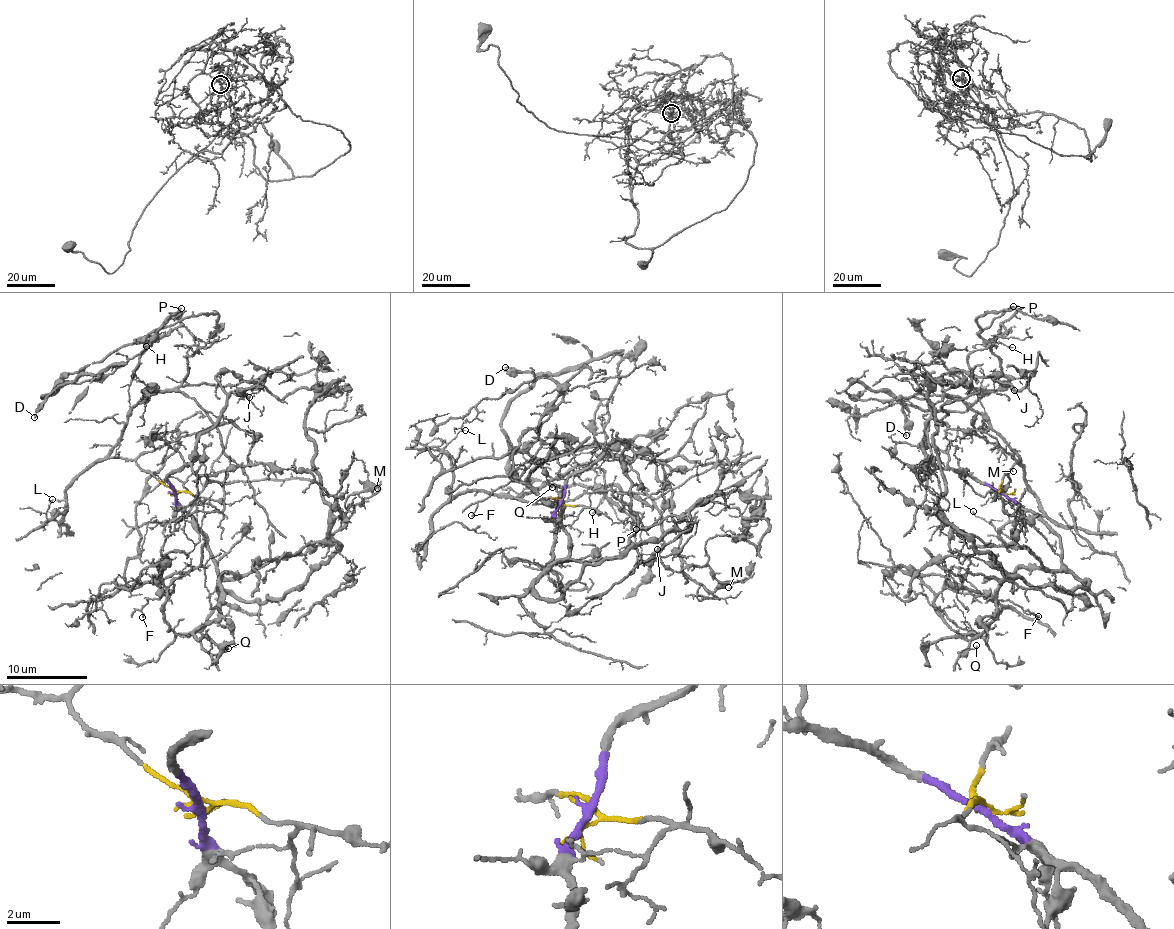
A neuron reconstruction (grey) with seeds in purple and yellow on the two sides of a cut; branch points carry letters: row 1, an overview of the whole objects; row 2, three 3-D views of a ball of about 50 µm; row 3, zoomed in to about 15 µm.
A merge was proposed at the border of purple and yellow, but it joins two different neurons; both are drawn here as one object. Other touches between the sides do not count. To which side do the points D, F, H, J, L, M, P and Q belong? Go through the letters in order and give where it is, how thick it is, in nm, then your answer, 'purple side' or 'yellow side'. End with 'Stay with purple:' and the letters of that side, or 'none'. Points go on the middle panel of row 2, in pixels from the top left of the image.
D: at (505, 367); 120 nm thick; yellow side
F: at (471, 515); 110 nm thick; purple side
H: at (592, 512); 110 nm thick; yellow side
J: at (657, 549); 120 nm thick; purple side
L: at (465, 430); 130 nm thick; yellow side
M: at (728, 587); 50 nm thick; purple side
P: at (636, 529); 140 nm thick; yellow side
Q: at (552, 487); 80 nm thick; purple side
Stay with purple: F, J, M, Q

